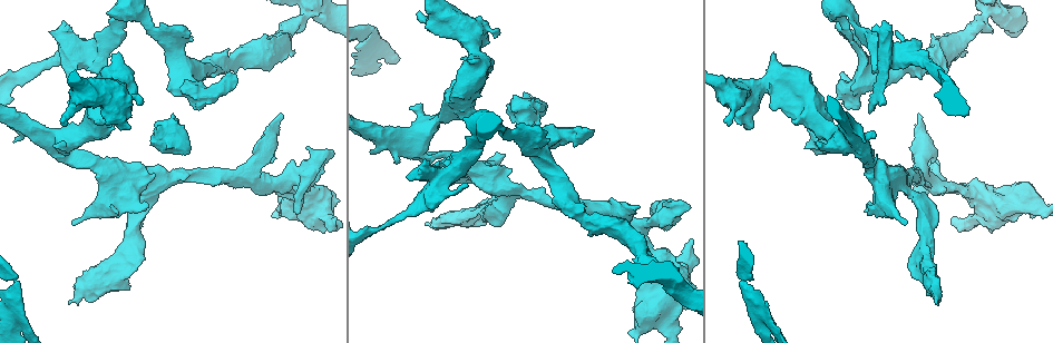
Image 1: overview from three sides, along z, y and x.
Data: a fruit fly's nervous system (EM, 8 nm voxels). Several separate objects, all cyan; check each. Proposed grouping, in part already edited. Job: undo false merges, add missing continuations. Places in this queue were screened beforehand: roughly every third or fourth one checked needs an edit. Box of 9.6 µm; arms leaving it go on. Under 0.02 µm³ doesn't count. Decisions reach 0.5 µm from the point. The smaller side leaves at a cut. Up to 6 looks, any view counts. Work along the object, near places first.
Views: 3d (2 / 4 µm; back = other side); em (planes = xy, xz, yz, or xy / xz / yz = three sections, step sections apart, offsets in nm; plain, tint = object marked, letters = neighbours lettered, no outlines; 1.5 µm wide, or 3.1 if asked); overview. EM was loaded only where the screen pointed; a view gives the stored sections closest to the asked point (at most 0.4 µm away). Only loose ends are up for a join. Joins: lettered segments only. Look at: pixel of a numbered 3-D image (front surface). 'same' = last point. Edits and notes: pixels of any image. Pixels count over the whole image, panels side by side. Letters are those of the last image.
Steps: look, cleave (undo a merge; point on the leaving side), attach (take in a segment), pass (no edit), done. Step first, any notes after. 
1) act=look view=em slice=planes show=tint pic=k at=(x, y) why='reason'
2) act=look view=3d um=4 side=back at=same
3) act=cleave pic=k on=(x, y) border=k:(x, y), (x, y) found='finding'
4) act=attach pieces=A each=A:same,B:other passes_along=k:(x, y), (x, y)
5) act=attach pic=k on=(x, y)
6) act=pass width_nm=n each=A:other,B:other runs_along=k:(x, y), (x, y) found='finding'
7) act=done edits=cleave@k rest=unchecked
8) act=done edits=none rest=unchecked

act=look view=em slice=planes show=plain pic=1 at=(443, 153) why='calibre changes'

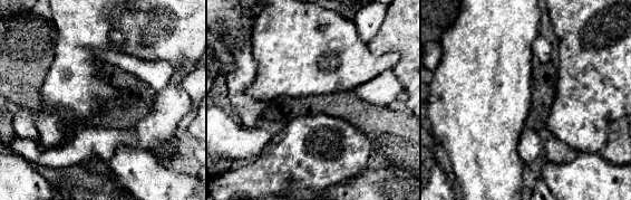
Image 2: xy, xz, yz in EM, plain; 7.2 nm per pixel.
act=look view=em slice=planes show=letters at=same why='what lies round it'

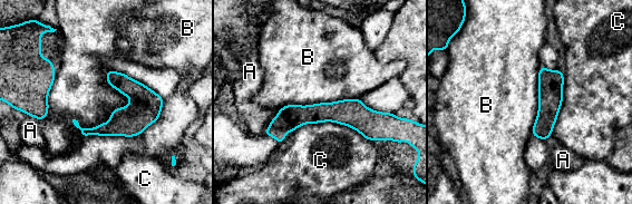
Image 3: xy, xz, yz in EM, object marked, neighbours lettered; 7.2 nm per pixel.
act=pass longest_contact=C:550nm each=A:other,B:other,C:other runs_along=3:(400, 120), (303, 114), (275, 122) found='continuous, no second neuron'

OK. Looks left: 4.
act=look view=3d um=4 side=back pic=1 at=(919, 43)

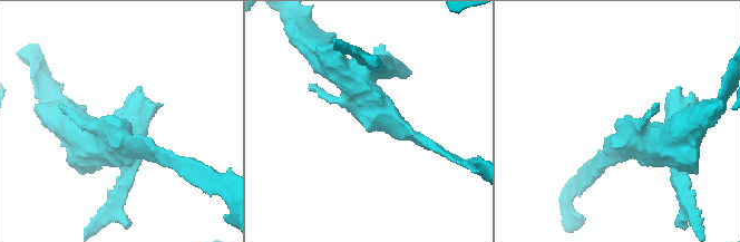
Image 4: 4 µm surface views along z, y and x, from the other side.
act=look view=em slice=planes show=tint pic=4 at=(121, 119) why='now the EM'

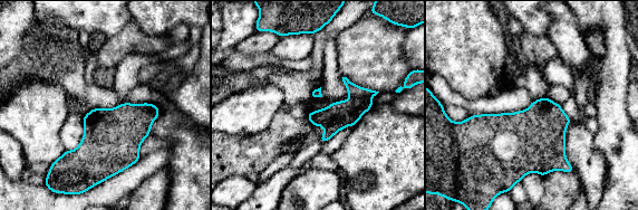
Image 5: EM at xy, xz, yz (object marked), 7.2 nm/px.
act=look view=em slice=planes show=letters at=same why='what lies round it'

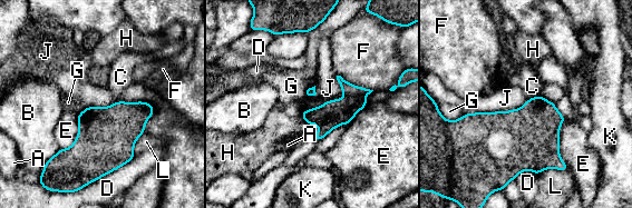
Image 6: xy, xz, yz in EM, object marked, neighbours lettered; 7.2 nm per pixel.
act=pass each=A:other,B:other,C:other,D:other,E:other,F:other,G:other,H:other,J:other,K:other,L:other border=6:(153, 105), (114, 101), (86, 107) found='no lettered segment goes on from it'

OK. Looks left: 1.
act=done edits=none rest=unchecked

